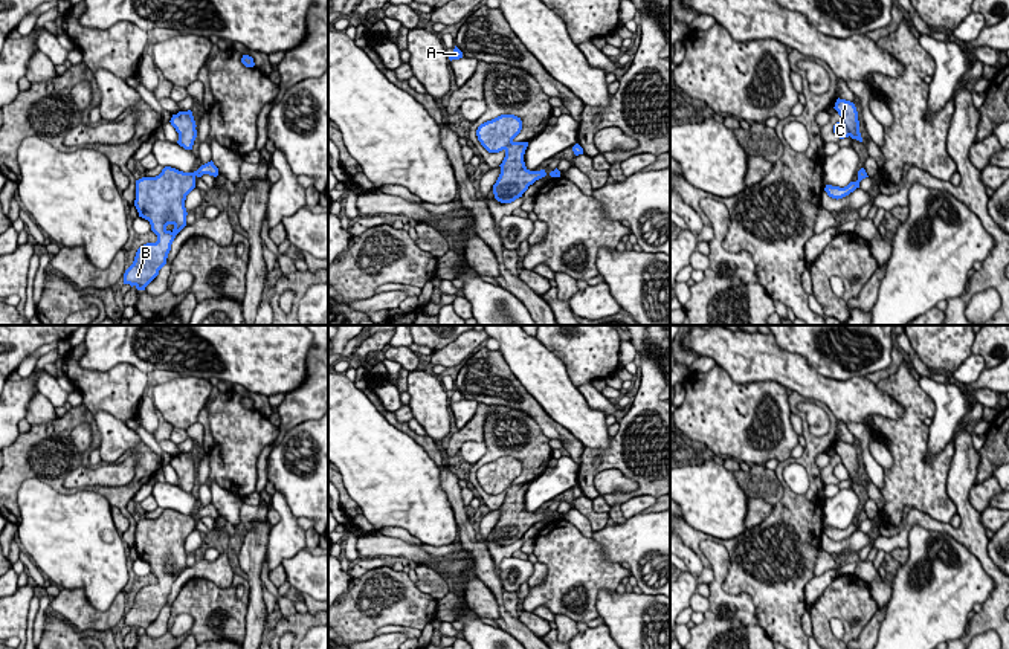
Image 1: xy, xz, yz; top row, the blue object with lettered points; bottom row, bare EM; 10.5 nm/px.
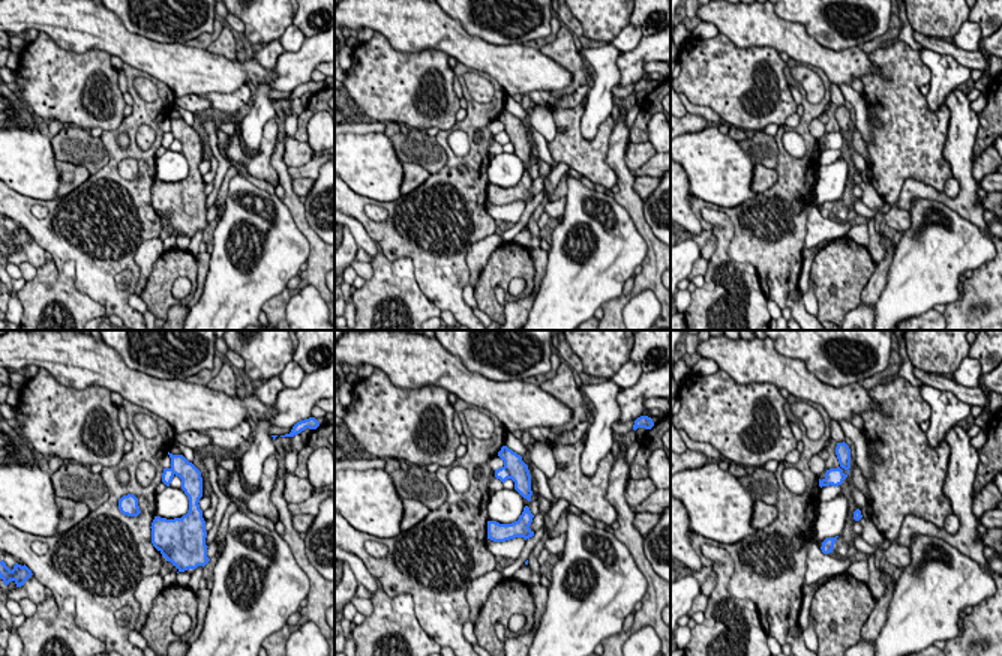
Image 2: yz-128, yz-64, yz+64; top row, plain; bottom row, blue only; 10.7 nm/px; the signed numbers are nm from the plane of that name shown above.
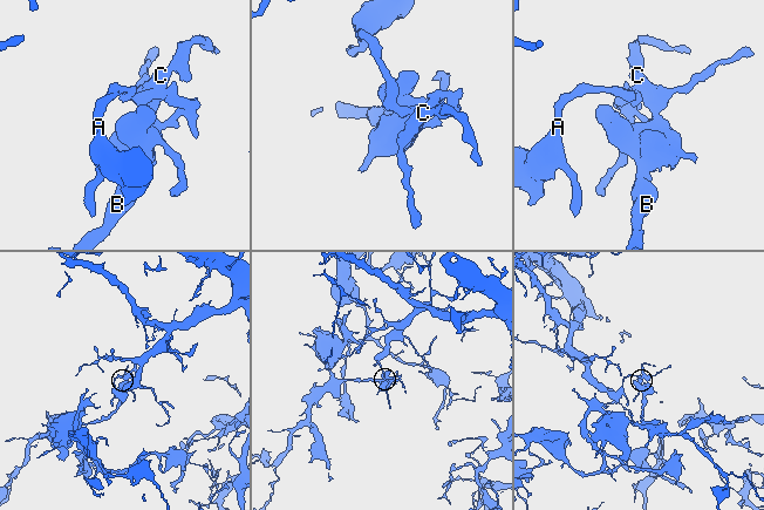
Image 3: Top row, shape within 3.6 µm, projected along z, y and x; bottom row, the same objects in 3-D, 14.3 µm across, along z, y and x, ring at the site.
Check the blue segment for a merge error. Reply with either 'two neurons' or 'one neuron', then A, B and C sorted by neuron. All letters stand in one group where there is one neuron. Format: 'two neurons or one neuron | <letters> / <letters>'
two neurons | A / B C

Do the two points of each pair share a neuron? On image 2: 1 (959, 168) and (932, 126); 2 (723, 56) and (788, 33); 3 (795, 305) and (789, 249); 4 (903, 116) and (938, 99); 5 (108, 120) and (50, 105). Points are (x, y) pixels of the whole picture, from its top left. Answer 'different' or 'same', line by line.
1: different
2: different
3: same
4: different
5: same

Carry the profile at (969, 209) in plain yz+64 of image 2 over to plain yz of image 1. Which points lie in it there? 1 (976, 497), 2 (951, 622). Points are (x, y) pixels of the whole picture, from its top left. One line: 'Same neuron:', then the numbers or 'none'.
Same neuron: none

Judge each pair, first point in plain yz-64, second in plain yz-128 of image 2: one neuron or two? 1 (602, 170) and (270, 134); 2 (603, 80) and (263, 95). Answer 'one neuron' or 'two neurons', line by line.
1: one neuron
2: one neuron

